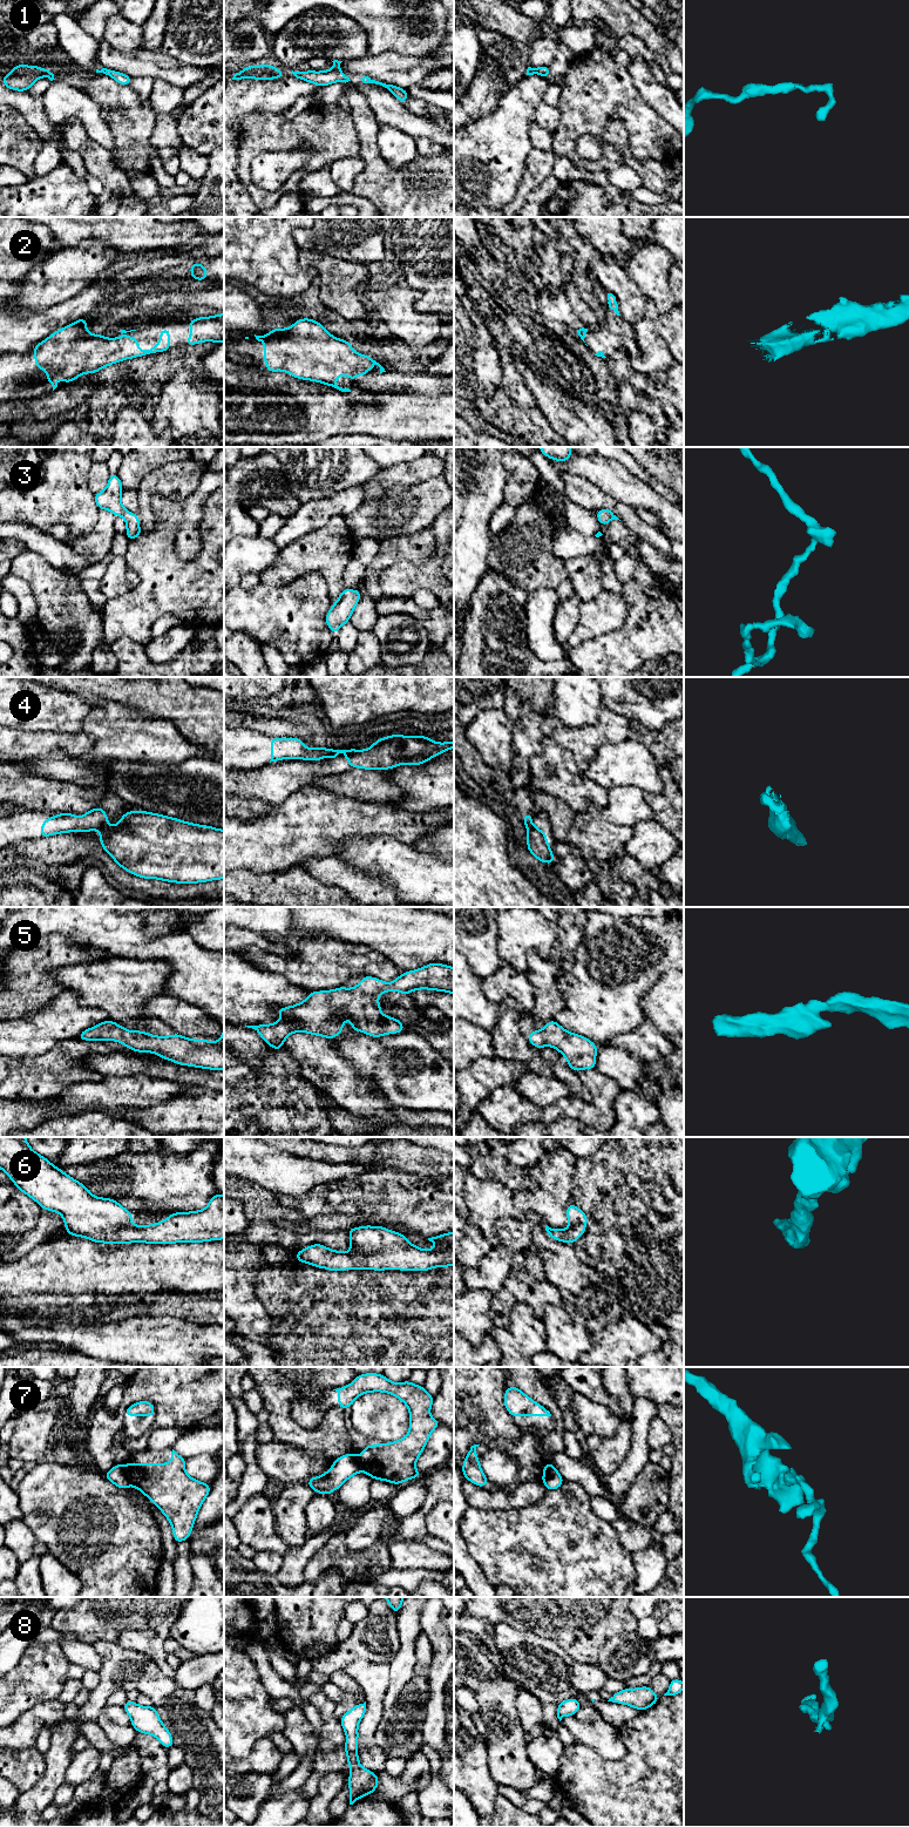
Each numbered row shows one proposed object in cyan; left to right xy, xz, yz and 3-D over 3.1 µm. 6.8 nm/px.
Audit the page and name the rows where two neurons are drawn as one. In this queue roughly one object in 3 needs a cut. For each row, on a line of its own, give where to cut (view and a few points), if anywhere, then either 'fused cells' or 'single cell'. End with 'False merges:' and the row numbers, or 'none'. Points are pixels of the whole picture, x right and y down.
1: cut none; single cell
2: cut none; single cell
3: cut none; single cell
4: cut xy (107, 824), (97, 829); fused cells
5: cut none; single cell
6: cut none; single cell
7: cut xy (124, 1466), (128, 1479), (133, 1484); fused cells
8: cut none; single cell
False merges: 4, 7

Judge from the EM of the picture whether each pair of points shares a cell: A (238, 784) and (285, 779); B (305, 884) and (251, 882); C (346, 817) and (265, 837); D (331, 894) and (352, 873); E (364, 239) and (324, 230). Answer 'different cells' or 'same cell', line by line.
A: same cell
B: same cell
C: same cell
D: different cells
E: same cell

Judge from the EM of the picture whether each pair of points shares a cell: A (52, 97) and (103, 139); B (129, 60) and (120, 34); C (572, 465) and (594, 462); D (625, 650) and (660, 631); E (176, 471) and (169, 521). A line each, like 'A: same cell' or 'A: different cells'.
A: same cell
B: different cells
C: same cell
D: same cell
E: different cells

